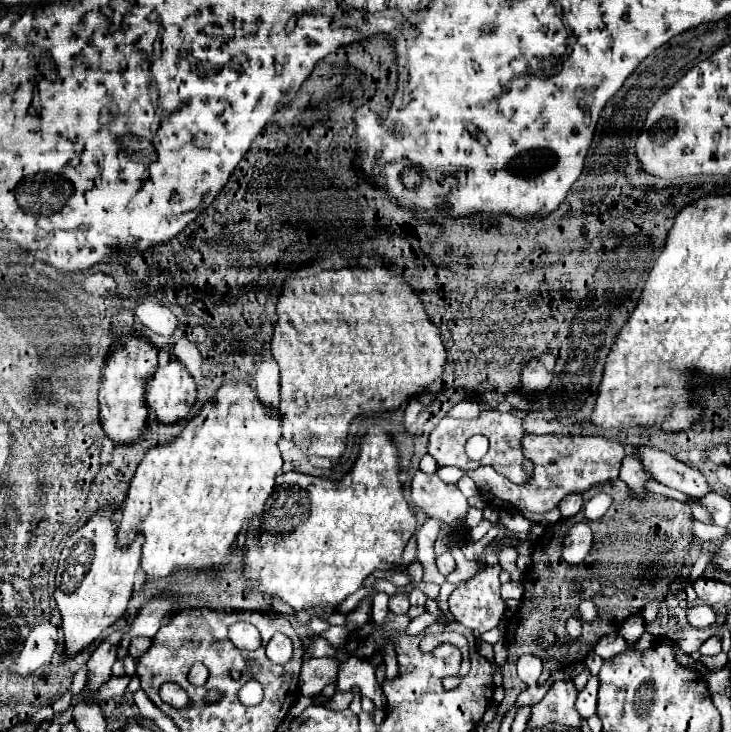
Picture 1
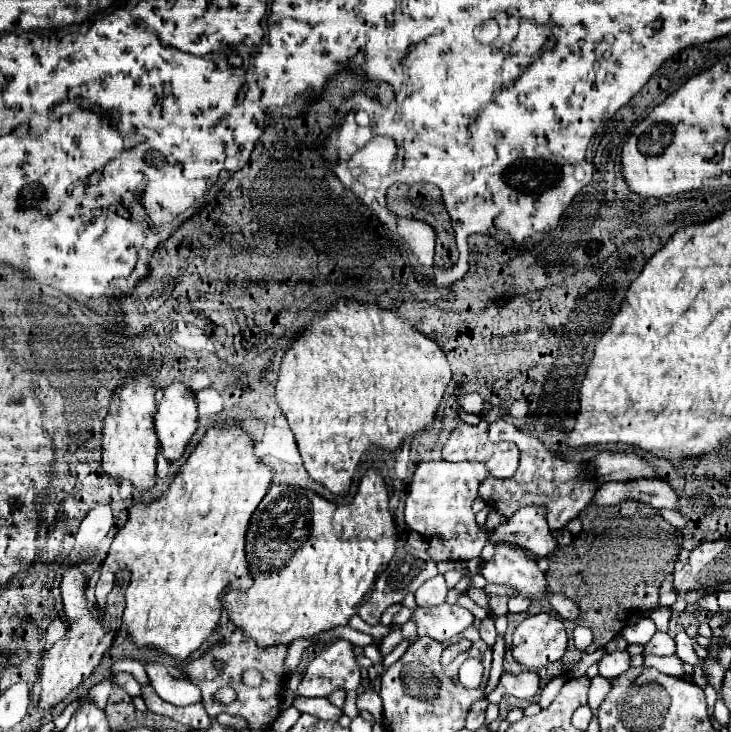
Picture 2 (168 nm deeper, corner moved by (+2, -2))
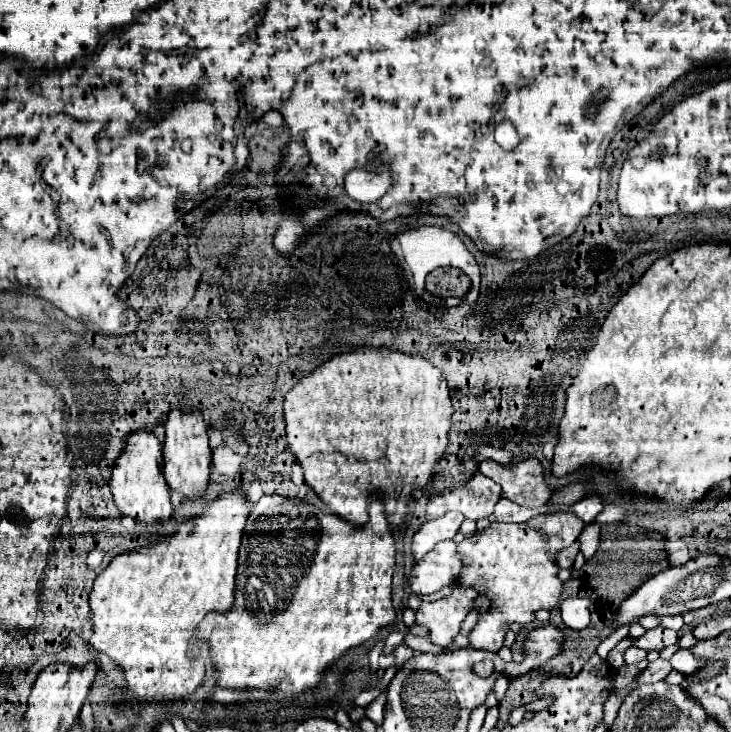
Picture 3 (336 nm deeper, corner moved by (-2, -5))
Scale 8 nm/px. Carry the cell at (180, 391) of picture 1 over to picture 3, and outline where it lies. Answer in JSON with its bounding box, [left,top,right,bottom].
[163,411,211,499]

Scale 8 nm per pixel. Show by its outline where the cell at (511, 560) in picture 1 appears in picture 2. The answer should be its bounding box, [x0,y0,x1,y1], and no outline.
[489,596,509,617]

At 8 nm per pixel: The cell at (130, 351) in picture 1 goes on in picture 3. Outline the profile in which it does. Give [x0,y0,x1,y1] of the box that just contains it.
[109,431,173,525]

